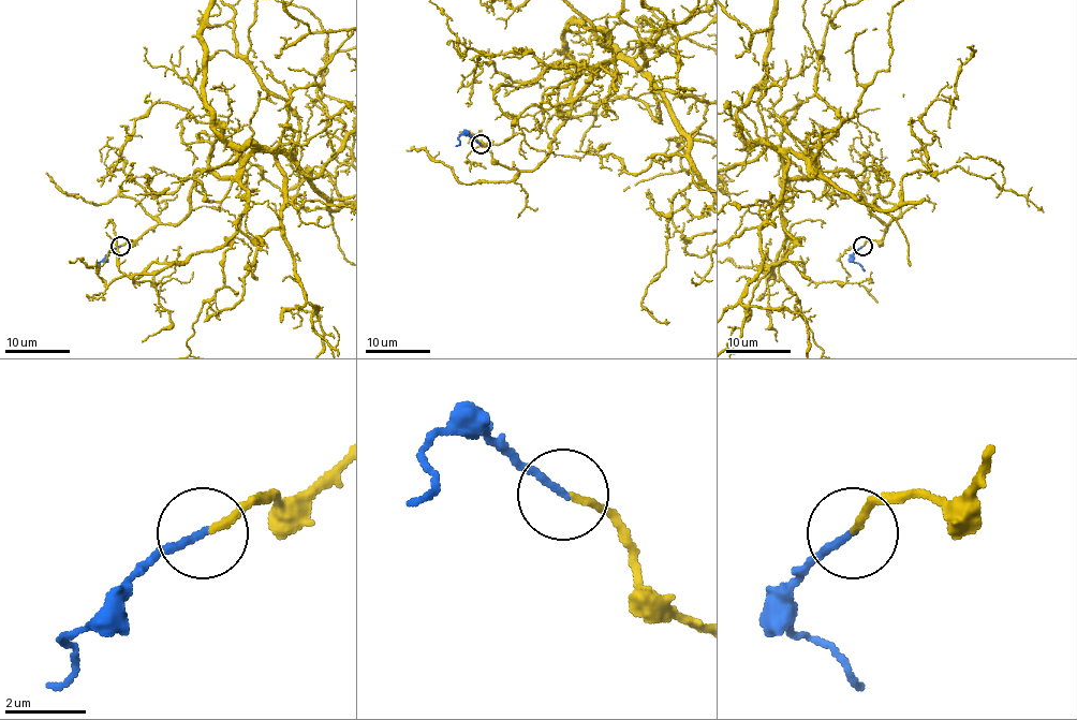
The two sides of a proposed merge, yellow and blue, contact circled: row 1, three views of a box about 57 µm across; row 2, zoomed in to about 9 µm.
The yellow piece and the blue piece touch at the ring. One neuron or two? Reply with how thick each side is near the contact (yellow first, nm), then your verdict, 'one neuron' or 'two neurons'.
calibres 160 and 180 nm; one neuron

